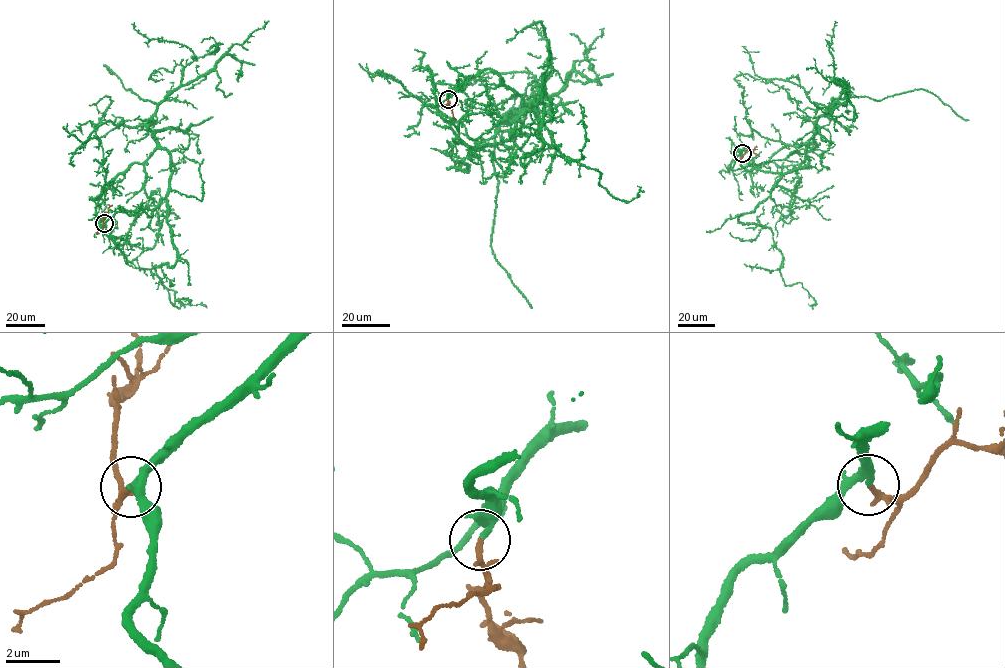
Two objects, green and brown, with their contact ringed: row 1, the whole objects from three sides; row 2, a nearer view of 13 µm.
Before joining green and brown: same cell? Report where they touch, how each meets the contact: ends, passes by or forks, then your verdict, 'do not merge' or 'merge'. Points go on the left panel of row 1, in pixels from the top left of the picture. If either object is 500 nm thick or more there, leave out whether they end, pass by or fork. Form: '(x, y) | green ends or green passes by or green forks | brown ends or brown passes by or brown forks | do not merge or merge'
(104, 223) | green passes by | brown forks | merge

